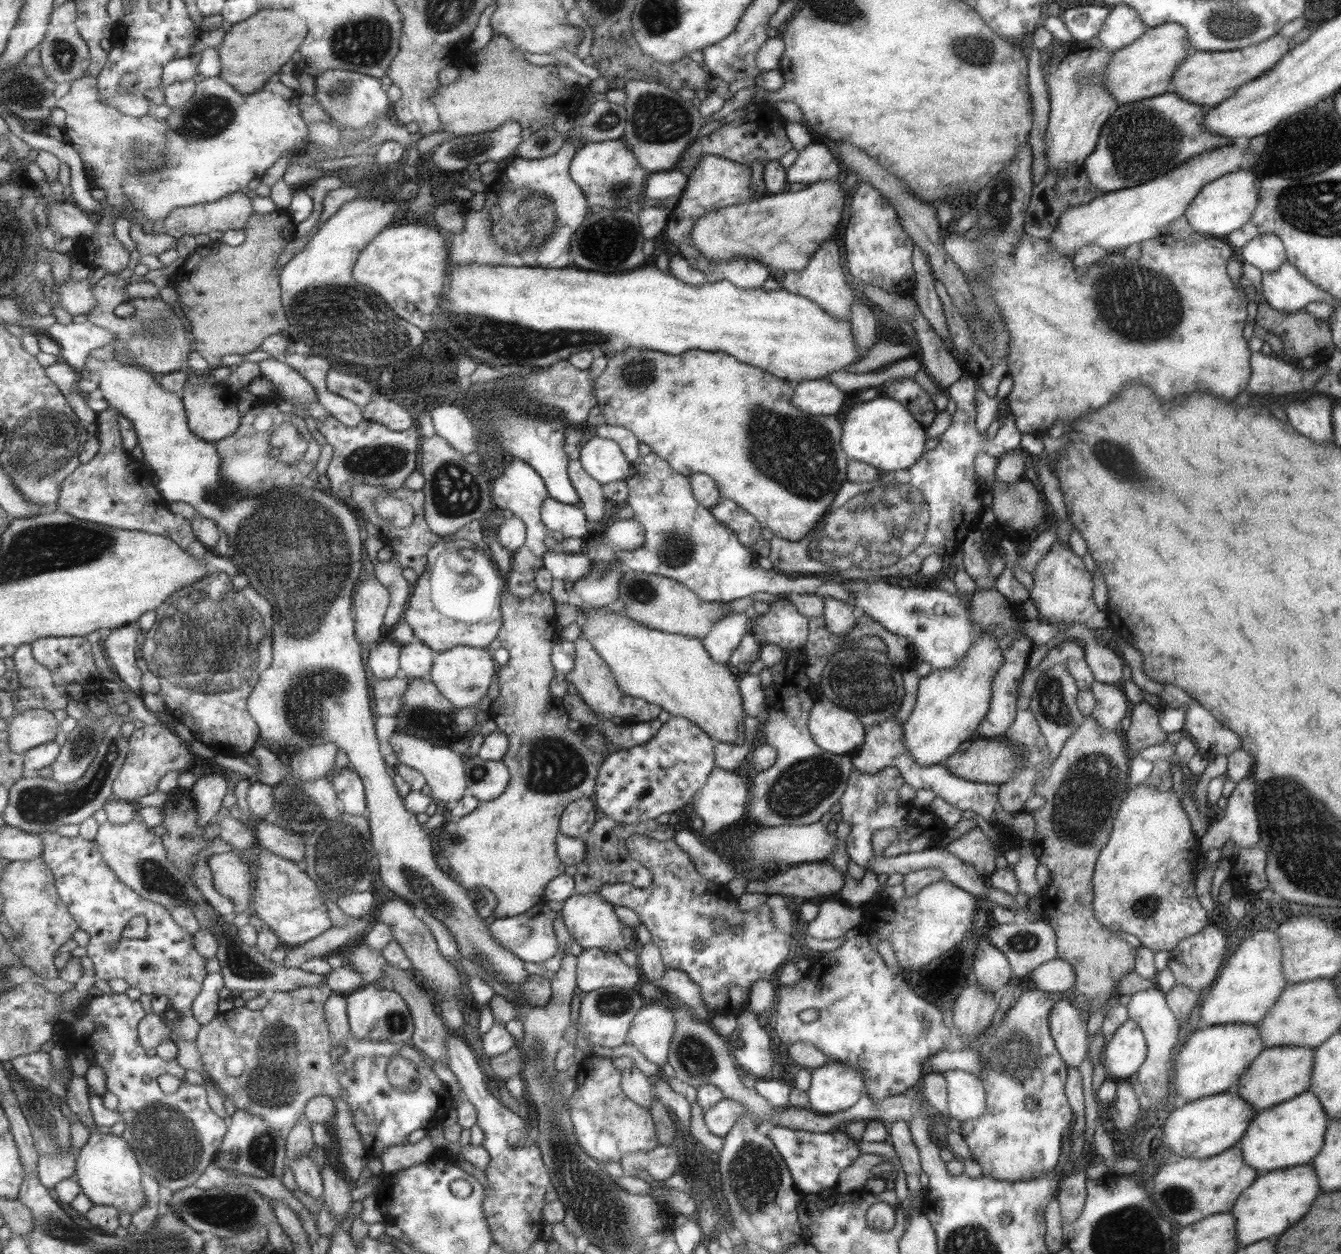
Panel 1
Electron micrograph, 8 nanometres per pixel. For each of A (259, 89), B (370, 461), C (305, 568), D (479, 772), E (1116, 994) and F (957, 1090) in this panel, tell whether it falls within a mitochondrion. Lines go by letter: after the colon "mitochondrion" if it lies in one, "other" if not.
A: other
B: mitochondrion
C: mitochondrion
D: mitochondrion
E: other
F: other

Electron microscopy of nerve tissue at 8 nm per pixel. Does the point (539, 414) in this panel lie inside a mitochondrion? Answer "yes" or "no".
no

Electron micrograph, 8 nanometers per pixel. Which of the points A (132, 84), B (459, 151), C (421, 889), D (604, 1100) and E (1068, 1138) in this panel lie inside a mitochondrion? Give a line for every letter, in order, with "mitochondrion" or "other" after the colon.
A: other
B: mitochondrion
C: mitochondrion
D: mitochondrion
E: other

